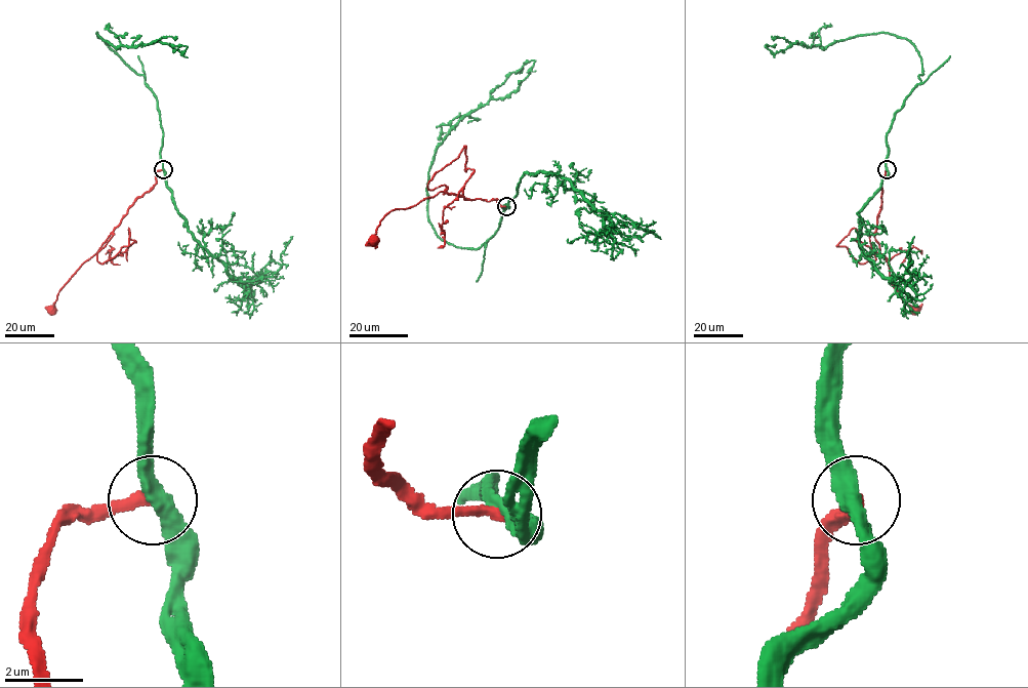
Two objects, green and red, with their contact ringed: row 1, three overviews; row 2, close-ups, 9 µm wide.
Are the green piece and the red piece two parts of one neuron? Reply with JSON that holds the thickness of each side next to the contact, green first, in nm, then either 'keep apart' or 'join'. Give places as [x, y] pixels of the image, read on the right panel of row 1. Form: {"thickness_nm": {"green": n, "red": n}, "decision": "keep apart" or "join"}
{"thickness_nm": {"green": 400, "red": 320}, "decision": "keep apart"}

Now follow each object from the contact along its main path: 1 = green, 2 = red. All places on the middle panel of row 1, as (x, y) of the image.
1: (506, 206), (485, 246), (456, 247), (436, 233), (426, 190), (448, 132), (517, 89), (534, 61), (515, 74)
2: (506, 206), (497, 203), (497, 199), (466, 199), (439, 192), (416, 205), (391, 211), (380, 221), (373, 240)

